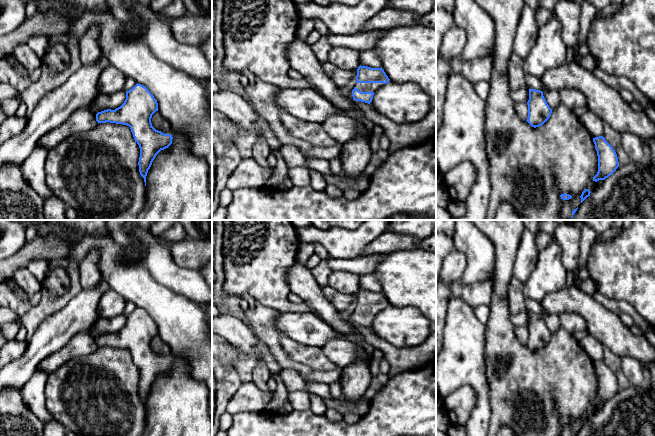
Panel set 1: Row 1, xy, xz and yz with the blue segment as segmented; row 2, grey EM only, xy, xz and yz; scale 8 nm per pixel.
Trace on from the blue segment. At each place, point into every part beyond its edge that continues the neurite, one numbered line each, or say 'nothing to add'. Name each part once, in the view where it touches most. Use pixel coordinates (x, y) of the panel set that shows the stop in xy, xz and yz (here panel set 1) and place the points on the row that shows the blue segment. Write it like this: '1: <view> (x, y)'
1: xz (363, 87)

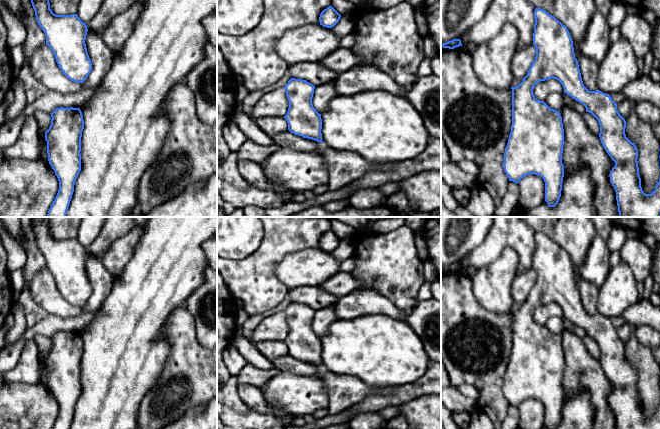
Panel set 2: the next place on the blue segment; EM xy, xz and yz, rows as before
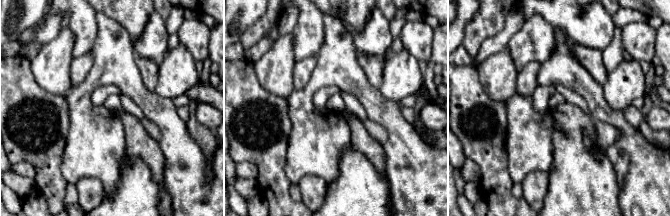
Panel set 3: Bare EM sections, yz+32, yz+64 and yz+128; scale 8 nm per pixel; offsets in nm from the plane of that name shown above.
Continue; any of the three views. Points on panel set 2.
nothing to add

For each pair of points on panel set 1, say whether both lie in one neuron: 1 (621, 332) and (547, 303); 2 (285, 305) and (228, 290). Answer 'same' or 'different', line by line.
1: same
2: same

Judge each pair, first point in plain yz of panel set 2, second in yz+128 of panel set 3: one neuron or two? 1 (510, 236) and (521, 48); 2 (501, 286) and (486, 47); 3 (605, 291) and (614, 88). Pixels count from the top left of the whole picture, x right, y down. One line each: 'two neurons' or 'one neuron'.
1: one neuron
2: two neurons
3: one neuron

